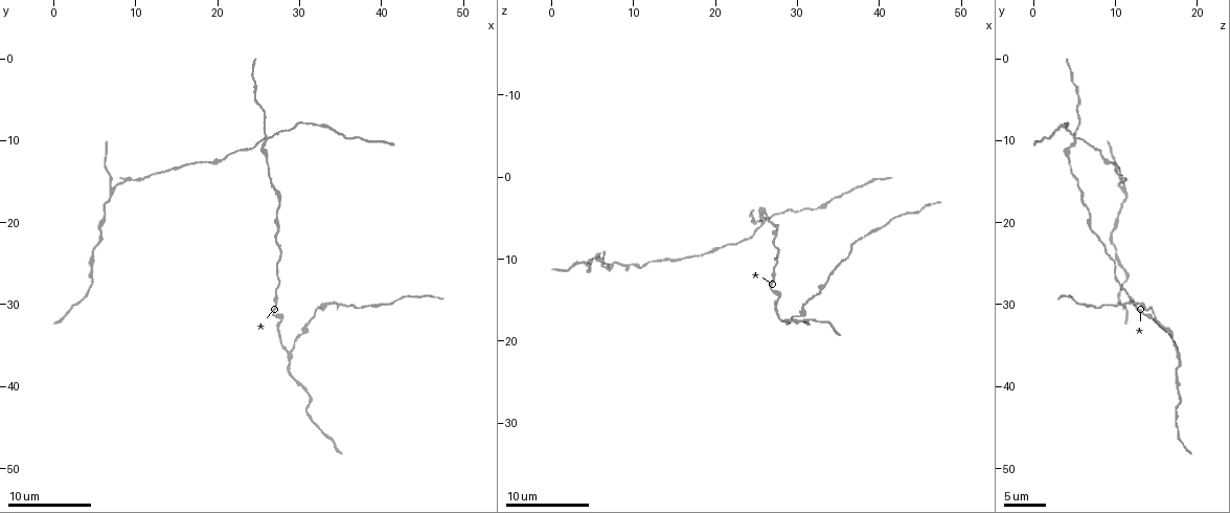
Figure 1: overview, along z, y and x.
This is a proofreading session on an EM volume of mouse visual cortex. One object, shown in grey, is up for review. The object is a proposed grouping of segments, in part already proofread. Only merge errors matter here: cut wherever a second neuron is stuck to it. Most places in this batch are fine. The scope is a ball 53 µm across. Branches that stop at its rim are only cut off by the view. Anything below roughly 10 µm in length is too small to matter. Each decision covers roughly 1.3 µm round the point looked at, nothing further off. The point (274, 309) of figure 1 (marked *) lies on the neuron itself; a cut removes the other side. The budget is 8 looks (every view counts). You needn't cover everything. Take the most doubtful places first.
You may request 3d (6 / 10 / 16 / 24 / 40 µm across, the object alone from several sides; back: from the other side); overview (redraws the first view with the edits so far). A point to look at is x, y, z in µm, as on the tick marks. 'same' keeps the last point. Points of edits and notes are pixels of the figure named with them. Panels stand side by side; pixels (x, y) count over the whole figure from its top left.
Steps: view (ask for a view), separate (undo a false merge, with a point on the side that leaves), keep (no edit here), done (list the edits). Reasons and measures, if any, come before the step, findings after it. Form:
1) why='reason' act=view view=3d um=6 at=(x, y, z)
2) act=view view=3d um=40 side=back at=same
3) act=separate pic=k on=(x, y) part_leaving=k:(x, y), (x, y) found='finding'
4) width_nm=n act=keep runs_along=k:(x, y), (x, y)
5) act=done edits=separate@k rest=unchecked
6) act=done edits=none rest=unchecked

why='four arms meet' act=view view=3d um=6 at=(26.0, 9.6, 5.4)

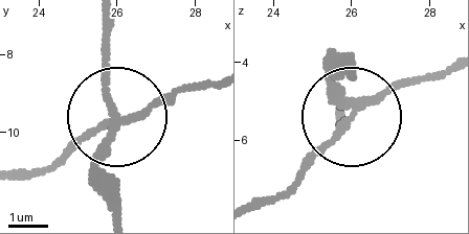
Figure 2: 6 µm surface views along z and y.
width_nm=210 act=separate pic=2 on=(174, 89) found='a second neuron is stuck on'

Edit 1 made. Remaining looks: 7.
act=view view=overview

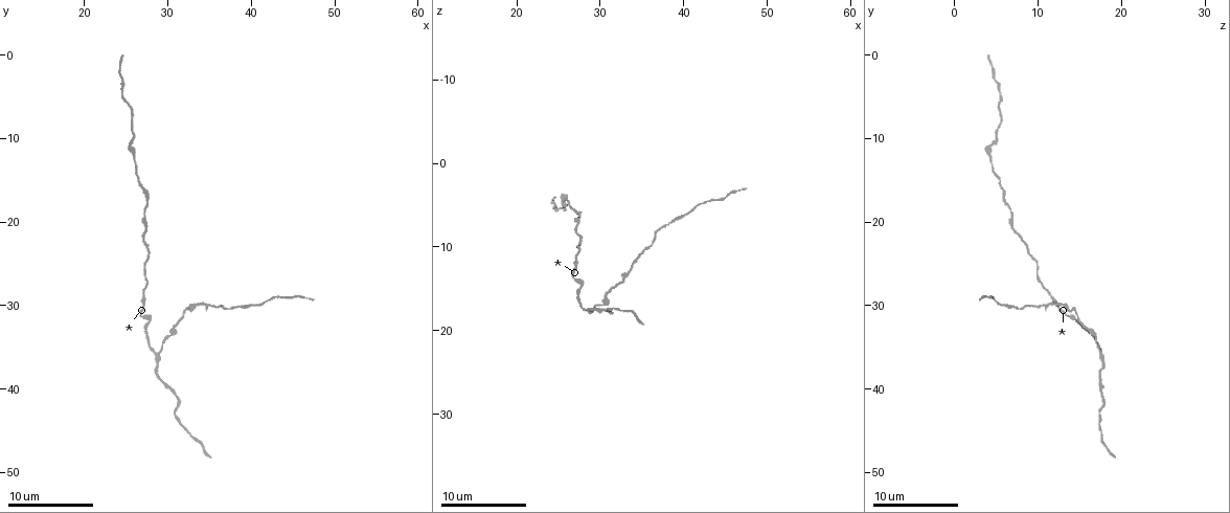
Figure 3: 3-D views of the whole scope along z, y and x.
why='side arm on a straight run' act=view view=3d um=6 at=(28.6, 35.8, 17.6)

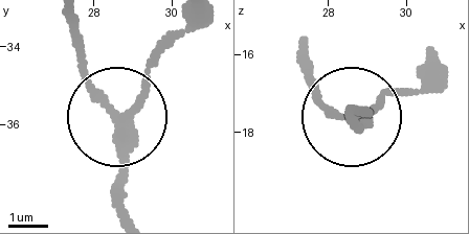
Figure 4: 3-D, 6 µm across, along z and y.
act=keep runs_along=4:(69, 23), (119, 123), (119, 213) found='continuous, no second neuron'

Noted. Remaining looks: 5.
why='sudden change in width' act=view view=3d um=6 at=(30.8, 32.4, 15.4)

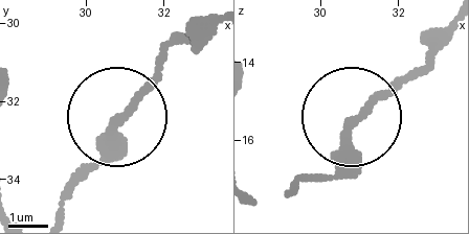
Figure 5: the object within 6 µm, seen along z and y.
act=view view=3d um=6 side=back at=(30.80, 32.50, 15.55)

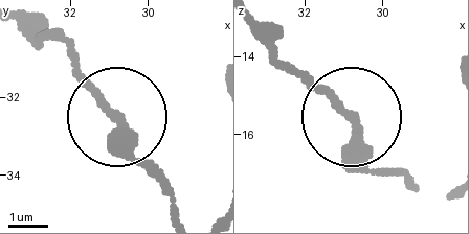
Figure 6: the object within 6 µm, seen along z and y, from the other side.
act=keep runs_along=6:(177, 212), (133, 151), (120, 112), (53, 36) found='one neuron here'

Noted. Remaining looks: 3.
why='a narrow waist' act=view view=3d um=16 at=(27.0, 19.0, 7.0)

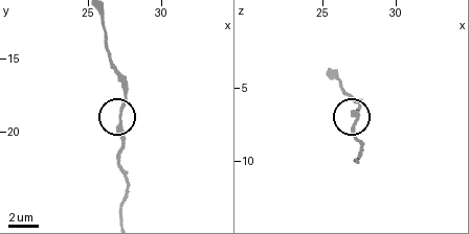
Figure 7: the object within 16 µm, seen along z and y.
act=keep runs_along=7:(123, 215), (127, 173), (118, 151), (127, 89) found='all the same neuron'

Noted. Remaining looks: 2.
act=done edits=separate@2 rest=unchecked

